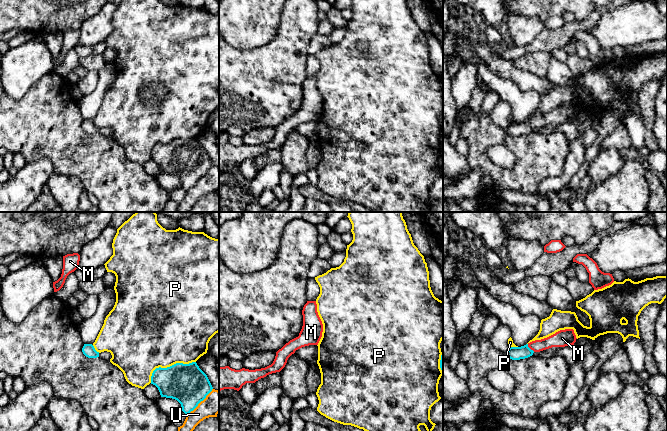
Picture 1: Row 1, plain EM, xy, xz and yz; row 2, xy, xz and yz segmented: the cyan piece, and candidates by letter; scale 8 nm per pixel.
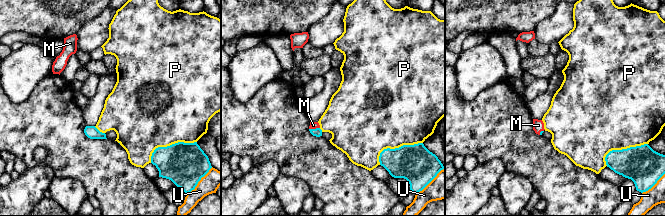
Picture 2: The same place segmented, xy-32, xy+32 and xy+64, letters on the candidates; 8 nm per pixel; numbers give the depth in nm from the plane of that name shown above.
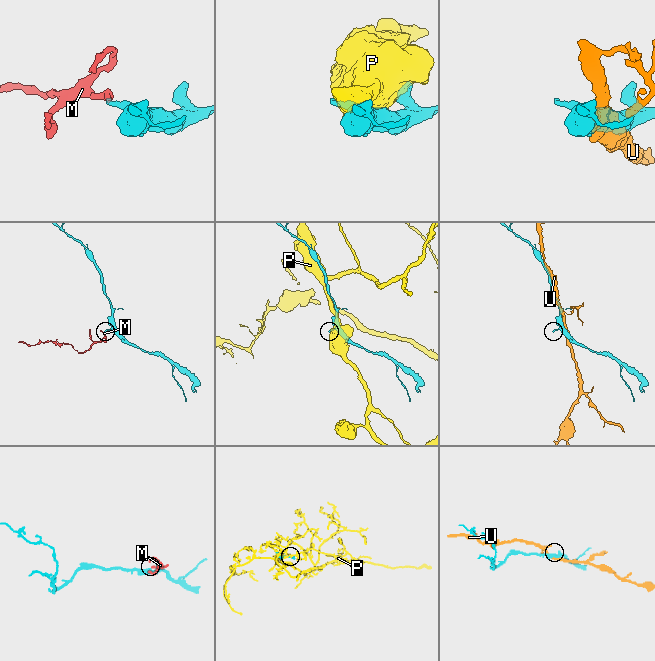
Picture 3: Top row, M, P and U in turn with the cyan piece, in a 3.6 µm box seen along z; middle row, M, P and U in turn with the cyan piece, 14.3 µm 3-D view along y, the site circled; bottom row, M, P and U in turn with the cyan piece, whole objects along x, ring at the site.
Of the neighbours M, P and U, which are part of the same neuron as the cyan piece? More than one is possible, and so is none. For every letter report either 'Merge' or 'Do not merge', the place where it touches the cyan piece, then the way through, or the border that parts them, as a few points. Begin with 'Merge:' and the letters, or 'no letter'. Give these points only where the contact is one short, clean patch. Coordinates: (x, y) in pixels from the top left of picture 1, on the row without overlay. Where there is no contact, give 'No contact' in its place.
Merge: M
M: Merge. Touches cyan at yz (529, 124). Path across: yz (515, 129), (524, 128), (529, 124), (558, 115)
P: Do not merge. Touches cyan at xy (168, 143)
U: Do not merge. Touches cyan at xy (200, 177)

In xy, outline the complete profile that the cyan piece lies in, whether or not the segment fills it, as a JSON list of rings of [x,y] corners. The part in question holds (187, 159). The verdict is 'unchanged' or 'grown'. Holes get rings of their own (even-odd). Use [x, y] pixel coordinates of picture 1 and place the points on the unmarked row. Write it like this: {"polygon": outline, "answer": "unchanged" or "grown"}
{"polygon": [[[196,138],[176,139],[167,144],[156,144],[151,152],[161,173],[177,176],[187,191],[212,167],[207,151]]], "answer": "unchanged"}

